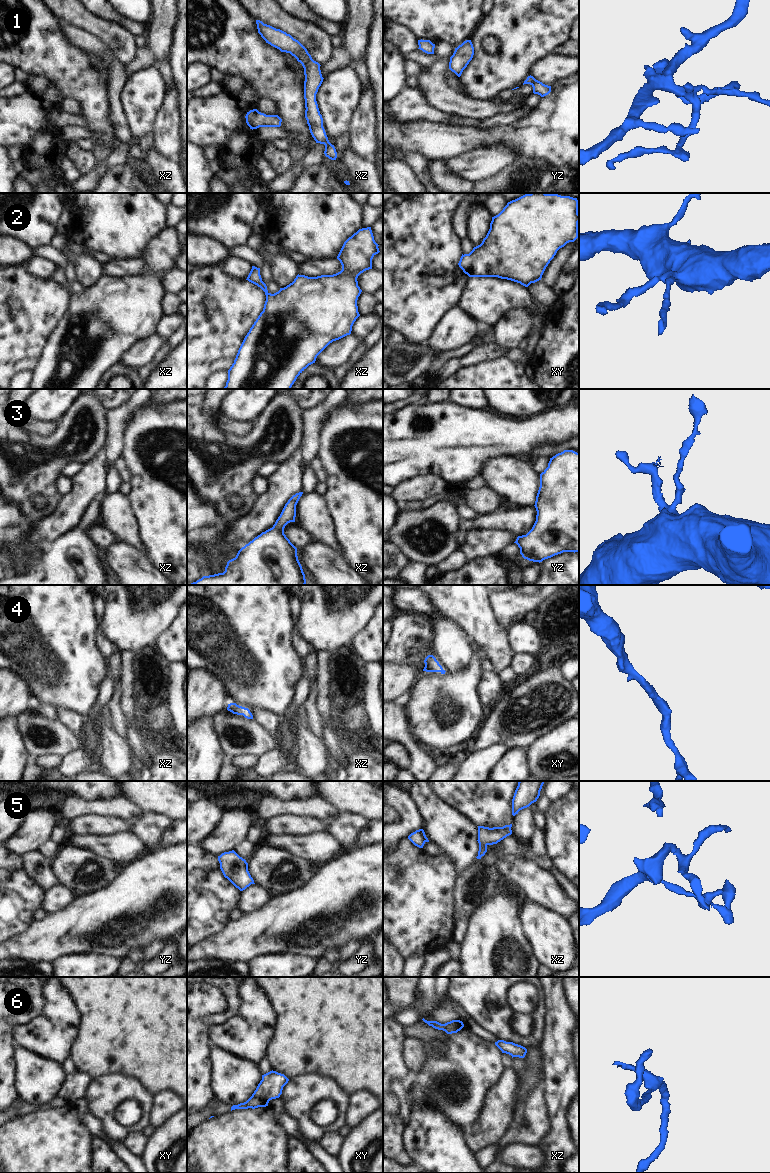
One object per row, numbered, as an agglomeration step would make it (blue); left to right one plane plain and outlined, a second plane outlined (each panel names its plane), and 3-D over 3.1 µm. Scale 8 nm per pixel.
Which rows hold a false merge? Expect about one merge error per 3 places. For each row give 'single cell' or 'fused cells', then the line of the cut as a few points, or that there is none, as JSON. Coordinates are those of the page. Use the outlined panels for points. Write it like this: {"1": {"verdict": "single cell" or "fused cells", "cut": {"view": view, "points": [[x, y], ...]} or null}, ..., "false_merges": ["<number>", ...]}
{"1": {"verdict": "single cell", "cut": null}, "2": {"verdict": "single cell", "cut": null}, "3": {"verdict": "single cell", "cut": null}, "4": {"verdict": "single cell", "cut": null}, "5": {"verdict": "single cell", "cut": null}, "6": {"verdict": "single cell", "cut": null}, "false_merges": []}

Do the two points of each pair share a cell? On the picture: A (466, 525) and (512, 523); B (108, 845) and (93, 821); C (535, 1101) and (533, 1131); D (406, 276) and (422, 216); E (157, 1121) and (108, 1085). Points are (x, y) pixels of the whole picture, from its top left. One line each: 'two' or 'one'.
A: one
B: two
C: one
D: one
E: two

